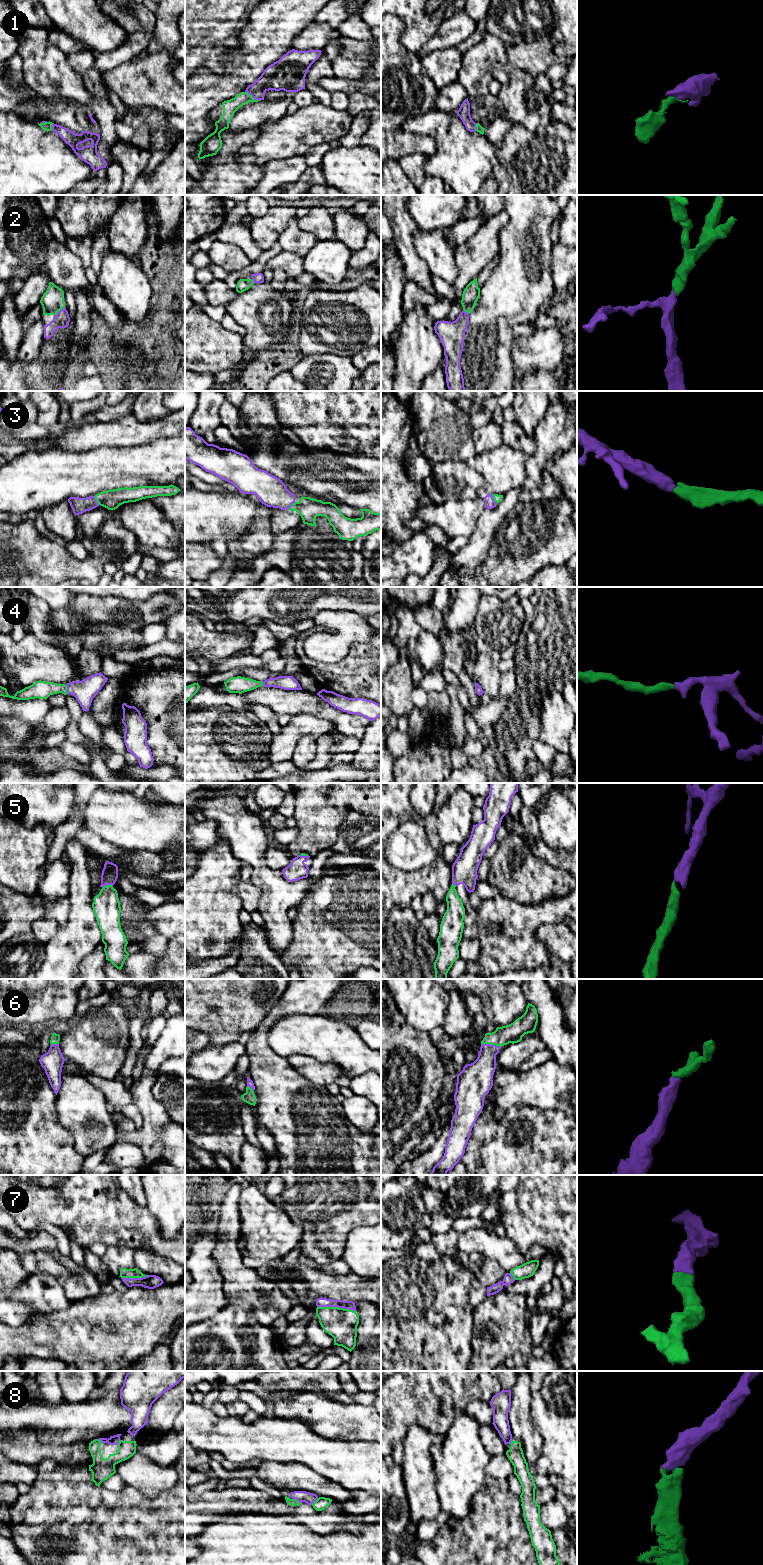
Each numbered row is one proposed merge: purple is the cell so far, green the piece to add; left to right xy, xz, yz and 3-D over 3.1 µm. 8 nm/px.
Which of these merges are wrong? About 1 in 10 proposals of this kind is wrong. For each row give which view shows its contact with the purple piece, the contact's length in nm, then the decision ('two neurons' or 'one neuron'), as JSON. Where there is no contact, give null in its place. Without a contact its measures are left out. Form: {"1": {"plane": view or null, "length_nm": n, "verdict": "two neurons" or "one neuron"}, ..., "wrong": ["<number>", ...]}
{"1": {"plane": "xz", "length_nm": 140, "verdict": "one neuron"}, "2": {"plane": "xy", "length_nm": 110, "verdict": "one neuron"}, "3": {"plane": "xy", "length_nm": 90, "verdict": "one neuron"}, "4": {"plane": "xy", "length_nm": 70, "verdict": "one neuron"}, "5": {"plane": "xy", "length_nm": 90, "verdict": "one neuron"}, "6": {"plane": "yz", "length_nm": 160, "verdict": "one neuron"}, "7": {"plane": "xz", "length_nm": 320, "verdict": "one neuron"}, "8": {"plane": "xz", "length_nm": 80, "verdict": "one neuron"}, "wrong": []}

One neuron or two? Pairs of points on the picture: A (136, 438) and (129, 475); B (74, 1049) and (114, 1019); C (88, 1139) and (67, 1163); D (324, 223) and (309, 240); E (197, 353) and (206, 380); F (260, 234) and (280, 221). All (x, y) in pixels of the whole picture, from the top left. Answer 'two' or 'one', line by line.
A: two
B: one
C: two
D: two
E: two
F: one

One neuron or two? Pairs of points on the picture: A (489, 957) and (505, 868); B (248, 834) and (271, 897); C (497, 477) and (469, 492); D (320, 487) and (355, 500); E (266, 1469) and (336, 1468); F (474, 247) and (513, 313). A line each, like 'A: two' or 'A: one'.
A: two
B: one
C: two
D: one
E: two
F: two

